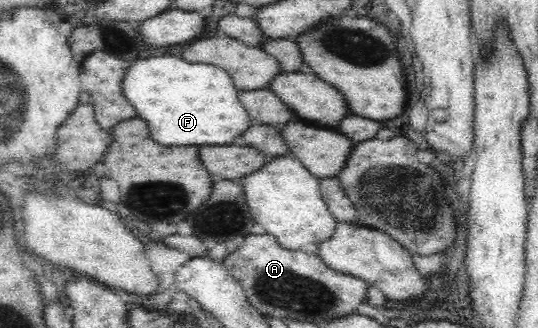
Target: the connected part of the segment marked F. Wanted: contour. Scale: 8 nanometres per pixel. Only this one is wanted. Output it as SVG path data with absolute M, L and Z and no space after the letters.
M173 55L137 59L129 63L121 90L137 117L147 121L153 141L161 145L225 145L253 123L237 98L233 80L216 65L193 63Z

